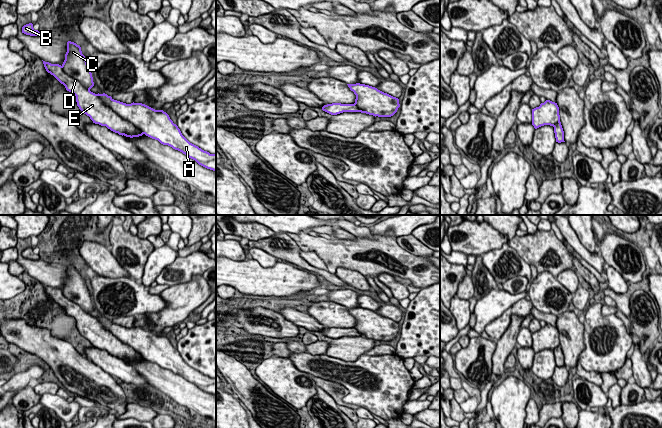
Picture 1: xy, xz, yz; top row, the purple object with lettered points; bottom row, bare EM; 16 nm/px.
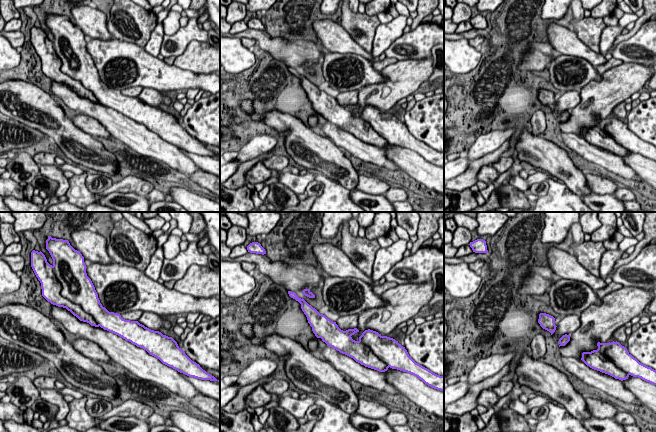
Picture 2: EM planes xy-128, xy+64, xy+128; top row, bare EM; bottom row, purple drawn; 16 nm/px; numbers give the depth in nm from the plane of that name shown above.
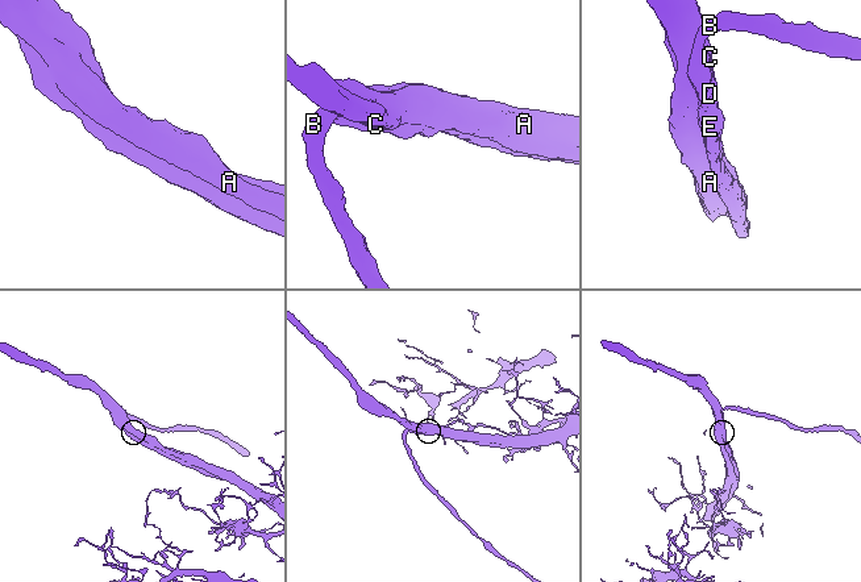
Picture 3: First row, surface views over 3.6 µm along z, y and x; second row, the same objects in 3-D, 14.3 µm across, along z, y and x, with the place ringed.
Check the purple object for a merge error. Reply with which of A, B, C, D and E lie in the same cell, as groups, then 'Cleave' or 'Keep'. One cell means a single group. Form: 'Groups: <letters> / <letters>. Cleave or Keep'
Groups: A B C D E. Keep

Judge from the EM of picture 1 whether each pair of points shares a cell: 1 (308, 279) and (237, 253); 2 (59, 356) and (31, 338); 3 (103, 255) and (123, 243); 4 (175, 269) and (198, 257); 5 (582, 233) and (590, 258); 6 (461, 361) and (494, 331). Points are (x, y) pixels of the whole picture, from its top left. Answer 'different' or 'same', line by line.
1: different
2: same
3: different
4: same
5: different
6: different

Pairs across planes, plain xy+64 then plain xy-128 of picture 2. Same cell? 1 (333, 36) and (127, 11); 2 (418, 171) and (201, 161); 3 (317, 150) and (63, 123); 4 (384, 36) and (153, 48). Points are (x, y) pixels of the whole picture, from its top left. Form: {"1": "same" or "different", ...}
{"1": "different", "2": "different", "3": "same", "4": "same"}

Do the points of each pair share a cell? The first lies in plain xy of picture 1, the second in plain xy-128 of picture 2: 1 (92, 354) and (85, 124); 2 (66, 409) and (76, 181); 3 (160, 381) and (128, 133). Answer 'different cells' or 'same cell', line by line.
1: same cell
2: different cells
3: same cell

